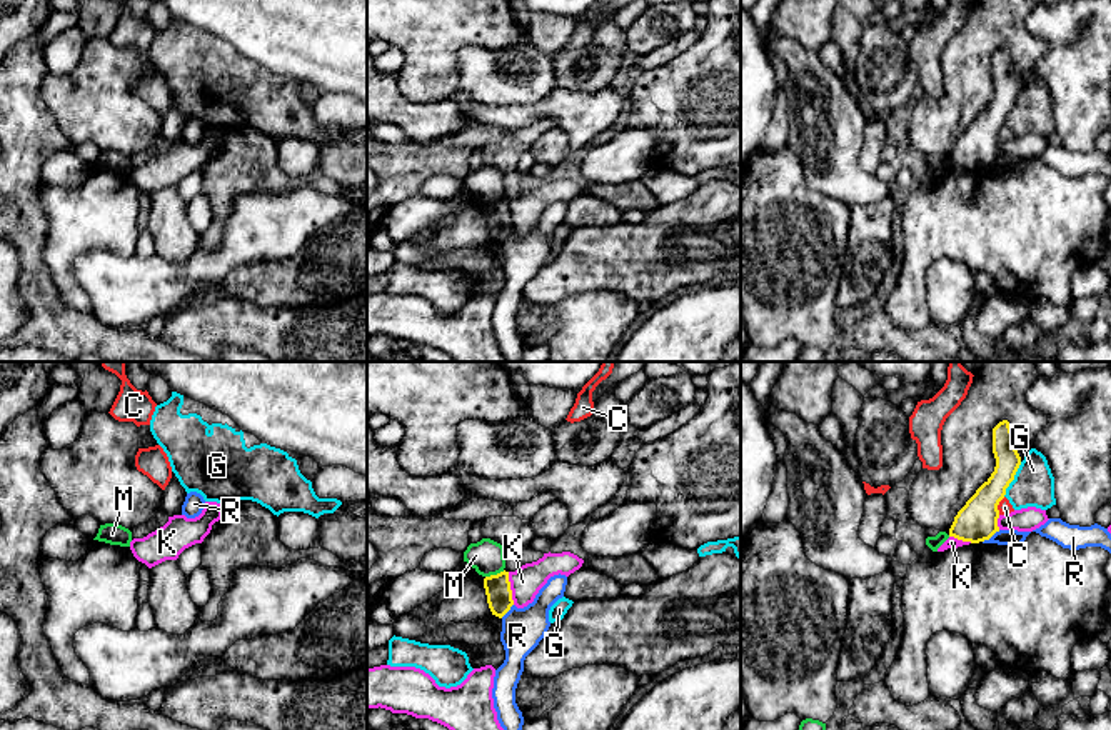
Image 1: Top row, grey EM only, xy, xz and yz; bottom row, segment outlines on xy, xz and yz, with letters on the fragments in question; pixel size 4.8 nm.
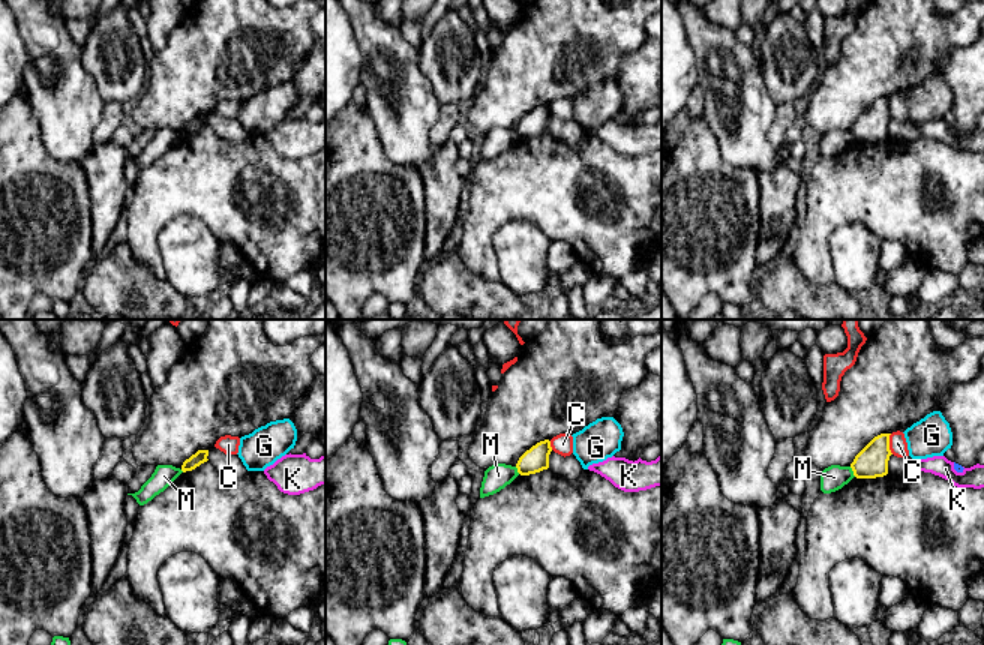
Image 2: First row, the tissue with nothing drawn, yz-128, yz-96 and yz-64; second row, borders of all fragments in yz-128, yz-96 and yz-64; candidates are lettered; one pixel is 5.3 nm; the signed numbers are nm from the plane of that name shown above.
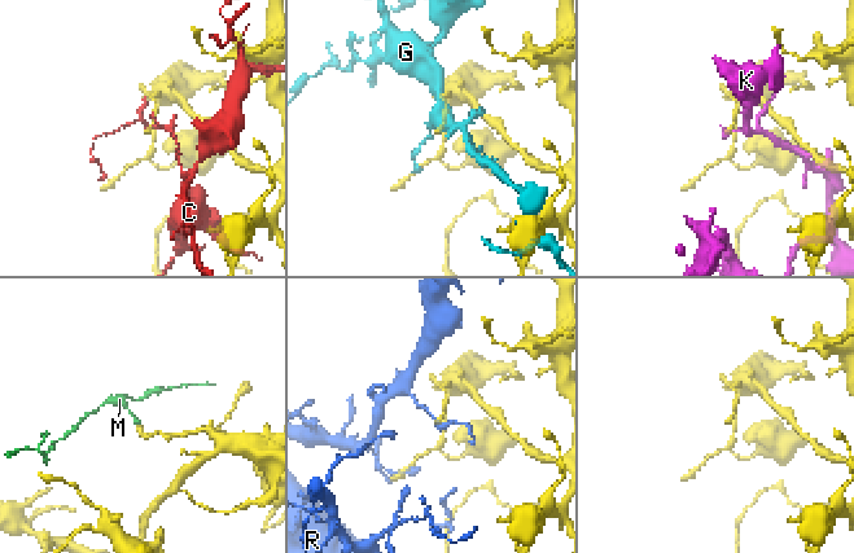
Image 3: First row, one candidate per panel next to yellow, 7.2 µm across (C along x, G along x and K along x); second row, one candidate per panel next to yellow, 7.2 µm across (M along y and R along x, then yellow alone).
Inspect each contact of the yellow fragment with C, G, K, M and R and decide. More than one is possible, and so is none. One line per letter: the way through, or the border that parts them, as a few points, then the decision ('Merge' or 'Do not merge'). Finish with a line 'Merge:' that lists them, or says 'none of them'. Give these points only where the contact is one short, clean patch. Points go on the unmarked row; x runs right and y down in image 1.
C: Do not merge
G: Do not merge
K: Do not merge
M: Boundary: xz (504, 197), (486, 204). Do not merge
R: Do not merge
Merge: none of them

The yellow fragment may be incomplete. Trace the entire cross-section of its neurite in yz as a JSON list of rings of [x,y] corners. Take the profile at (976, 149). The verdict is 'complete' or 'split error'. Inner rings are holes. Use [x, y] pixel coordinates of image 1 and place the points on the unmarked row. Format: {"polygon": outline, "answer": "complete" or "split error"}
{"polygon": [[[1008,47],[999,48],[993,55],[993,80],[996,85],[994,98],[958,138],[949,155],[949,163],[979,170],[999,158],[998,132],[1021,92]]], "answer": "complete"}

